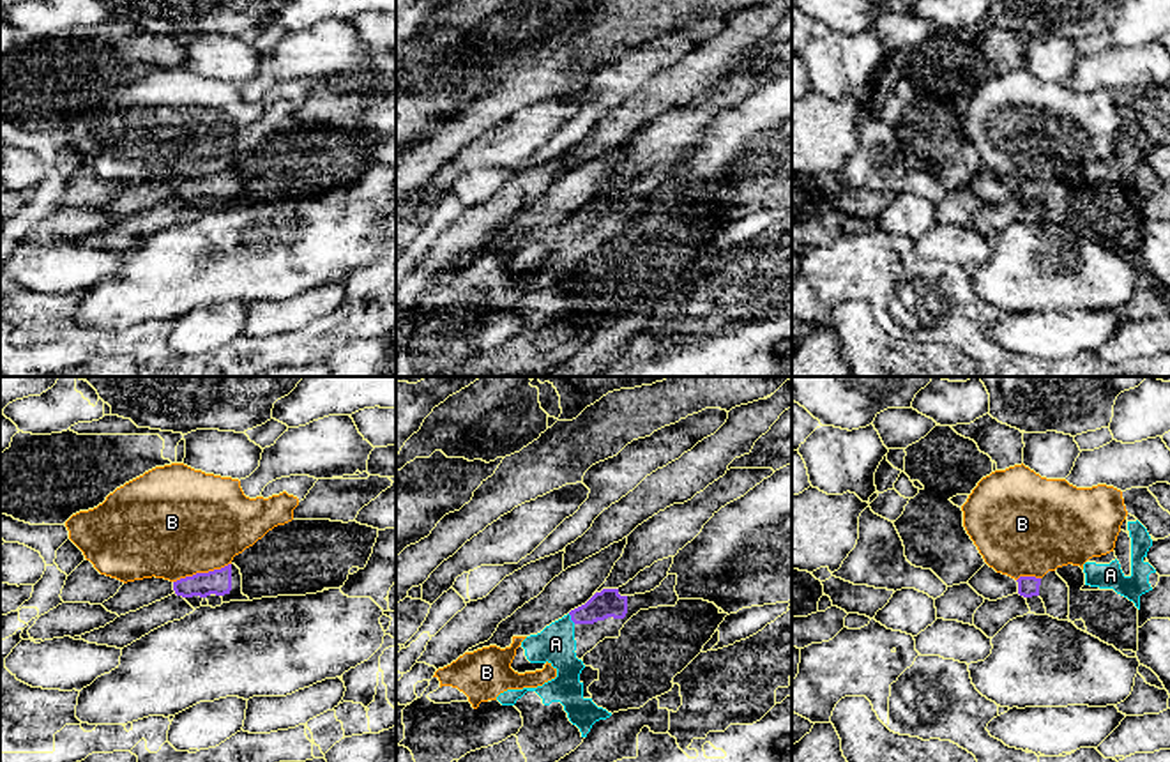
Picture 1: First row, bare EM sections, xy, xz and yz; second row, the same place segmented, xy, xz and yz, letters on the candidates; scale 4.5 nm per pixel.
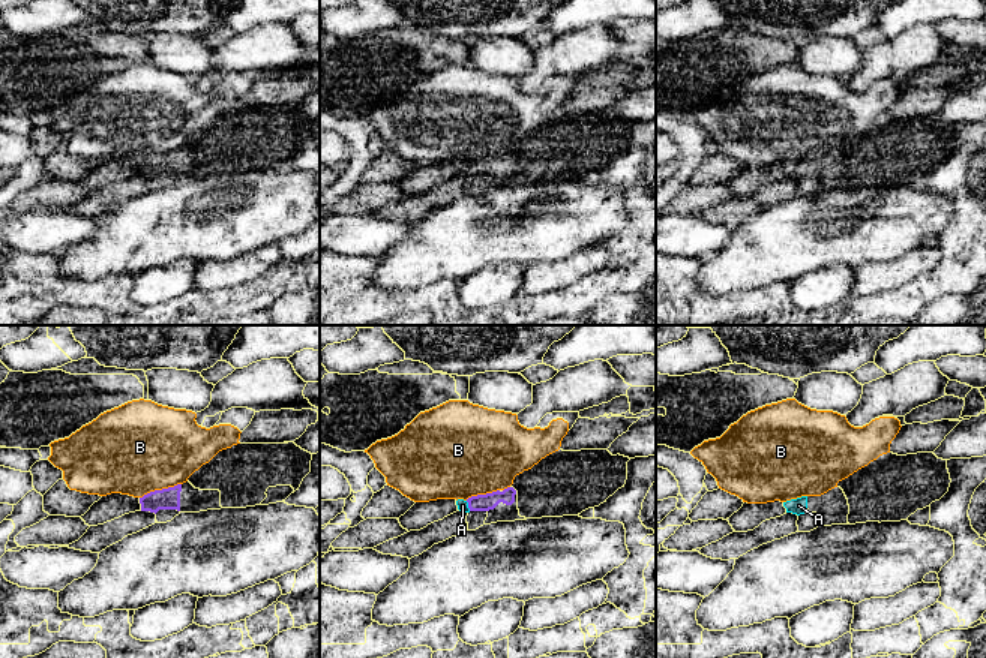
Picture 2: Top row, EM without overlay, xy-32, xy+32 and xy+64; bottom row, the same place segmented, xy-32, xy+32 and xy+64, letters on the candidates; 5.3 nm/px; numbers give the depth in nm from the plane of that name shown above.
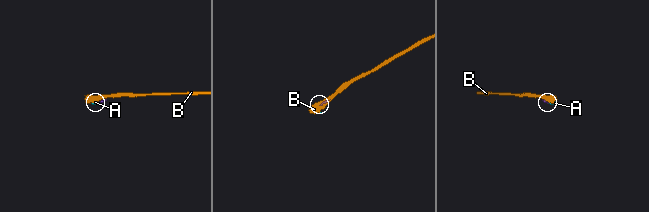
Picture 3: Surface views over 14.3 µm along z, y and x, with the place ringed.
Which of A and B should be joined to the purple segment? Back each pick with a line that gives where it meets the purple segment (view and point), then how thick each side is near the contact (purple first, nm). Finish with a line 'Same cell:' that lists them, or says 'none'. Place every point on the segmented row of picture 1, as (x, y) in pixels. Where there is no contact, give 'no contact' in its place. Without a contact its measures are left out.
A: contact xz (571, 619); calibres 130 and 180 nm
Same cell: A

